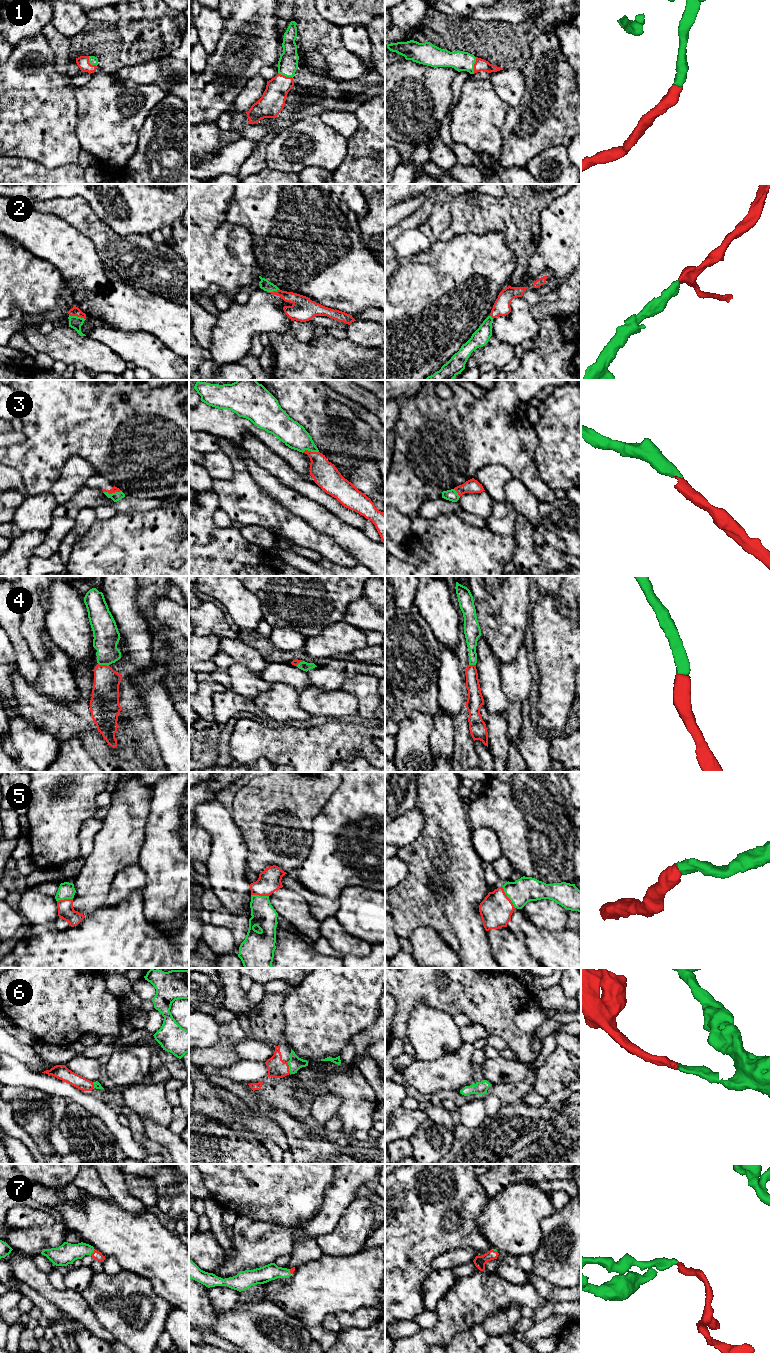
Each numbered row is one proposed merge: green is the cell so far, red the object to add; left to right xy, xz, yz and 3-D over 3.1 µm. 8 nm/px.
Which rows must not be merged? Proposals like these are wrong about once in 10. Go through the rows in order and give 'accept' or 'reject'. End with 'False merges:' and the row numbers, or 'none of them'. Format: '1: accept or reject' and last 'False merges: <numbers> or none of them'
1: accept
2: accept
3: accept
4: accept
5: accept
6: accept
7: accept
False merges: none of them

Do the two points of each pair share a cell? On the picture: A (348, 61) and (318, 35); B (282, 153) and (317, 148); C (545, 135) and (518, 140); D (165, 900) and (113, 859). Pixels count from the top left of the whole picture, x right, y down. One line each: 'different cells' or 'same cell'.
A: same cell
B: same cell
C: same cell
D: different cells

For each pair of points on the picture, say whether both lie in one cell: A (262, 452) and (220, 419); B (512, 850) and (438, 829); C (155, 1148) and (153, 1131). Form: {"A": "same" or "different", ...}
{"A": "different", "B": "different", "C": "different"}

